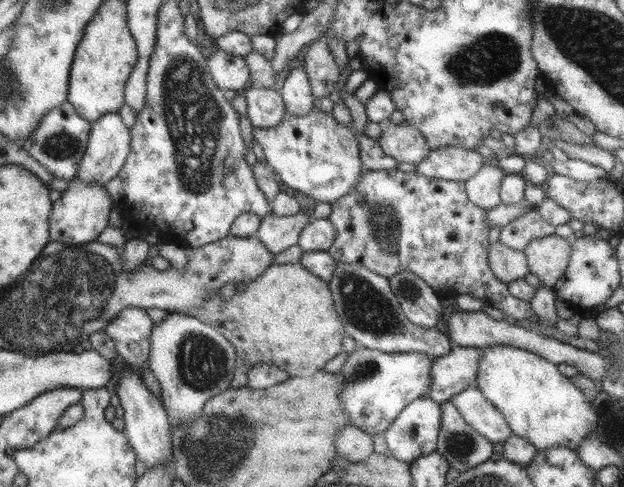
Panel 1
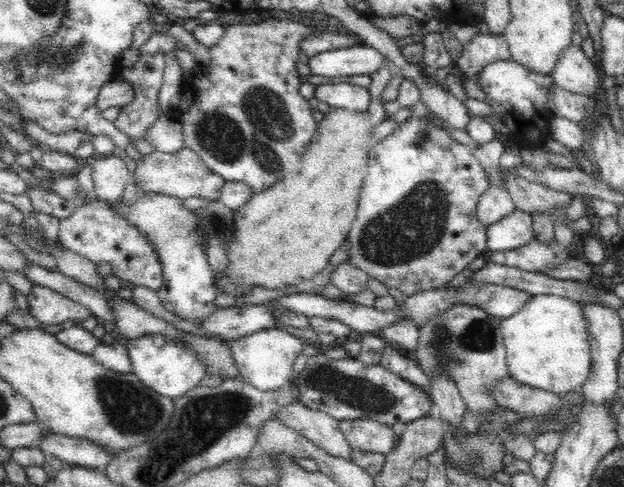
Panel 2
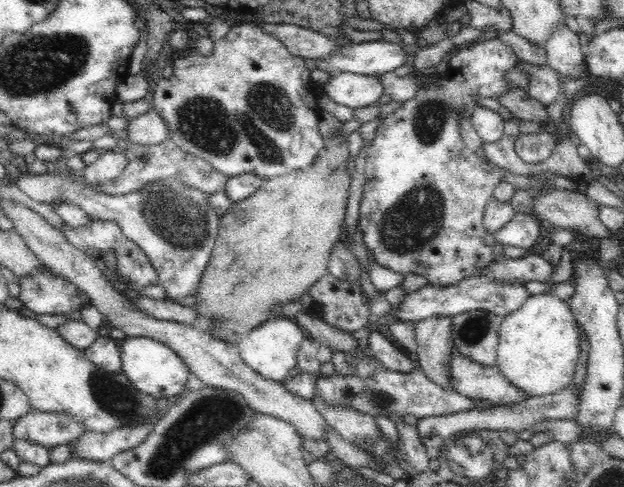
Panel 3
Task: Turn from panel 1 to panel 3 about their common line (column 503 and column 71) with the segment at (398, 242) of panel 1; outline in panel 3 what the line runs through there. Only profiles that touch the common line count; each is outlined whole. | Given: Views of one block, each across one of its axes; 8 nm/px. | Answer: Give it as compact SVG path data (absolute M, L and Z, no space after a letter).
M36 272L19 280L19 300L34 314L63 314L81 312L92 304L89 296L68 282L64 277L51 272Z

